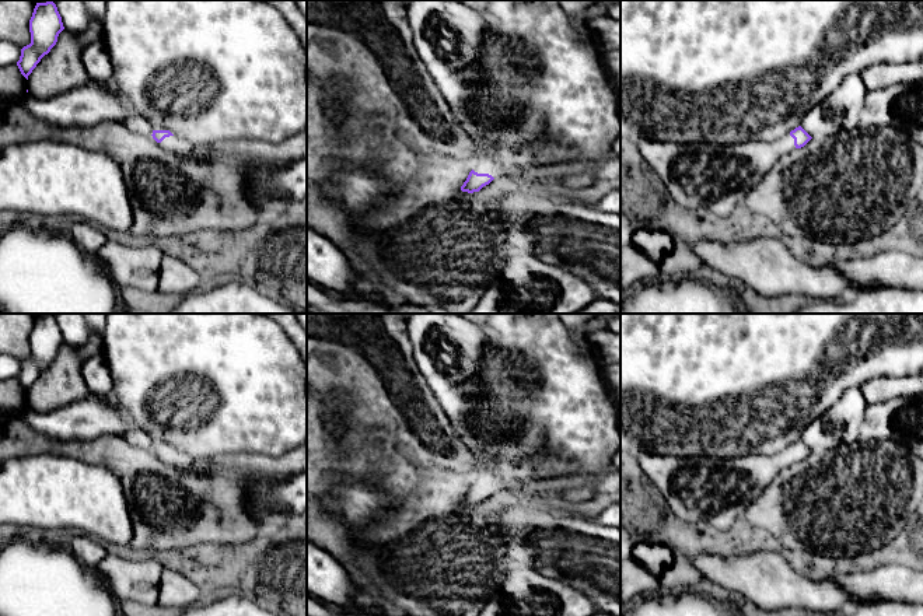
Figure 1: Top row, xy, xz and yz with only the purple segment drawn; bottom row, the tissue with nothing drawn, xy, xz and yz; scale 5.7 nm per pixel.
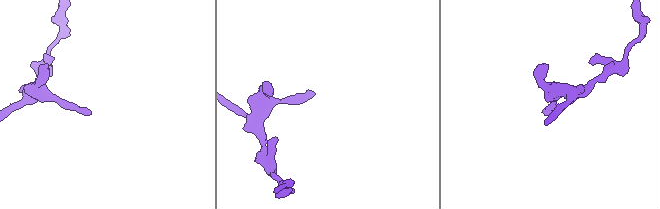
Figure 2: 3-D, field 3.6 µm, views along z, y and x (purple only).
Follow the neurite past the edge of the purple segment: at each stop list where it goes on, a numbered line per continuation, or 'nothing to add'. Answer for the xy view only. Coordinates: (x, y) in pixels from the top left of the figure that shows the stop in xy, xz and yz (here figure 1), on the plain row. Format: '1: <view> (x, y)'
1: xy (177, 458)

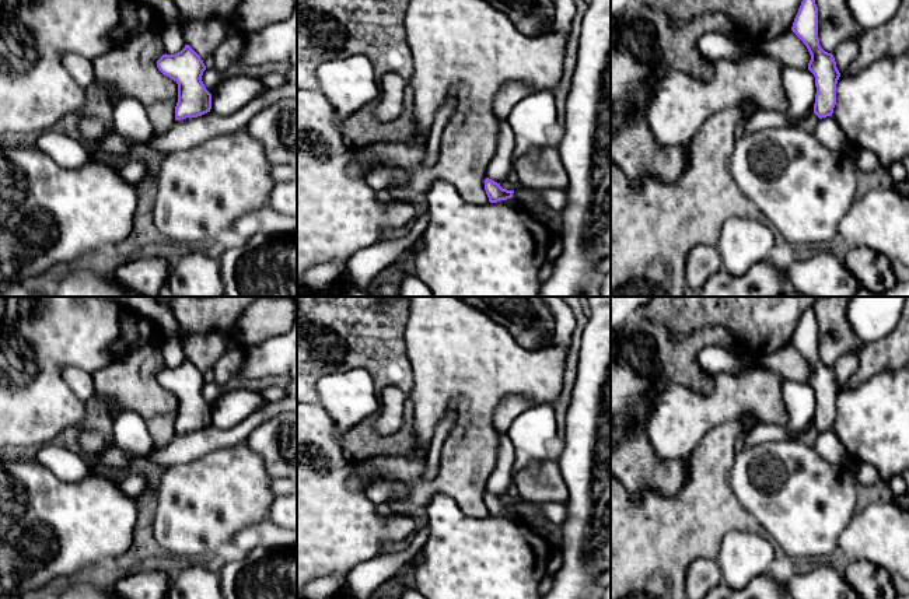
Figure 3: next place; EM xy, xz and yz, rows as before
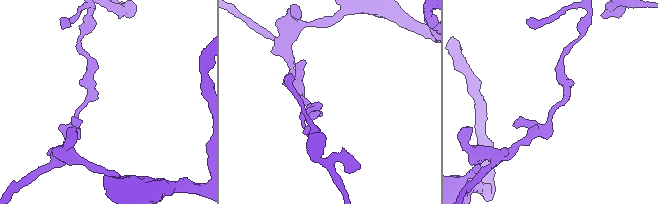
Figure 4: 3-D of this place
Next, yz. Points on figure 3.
nothing to add

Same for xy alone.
nothing to add

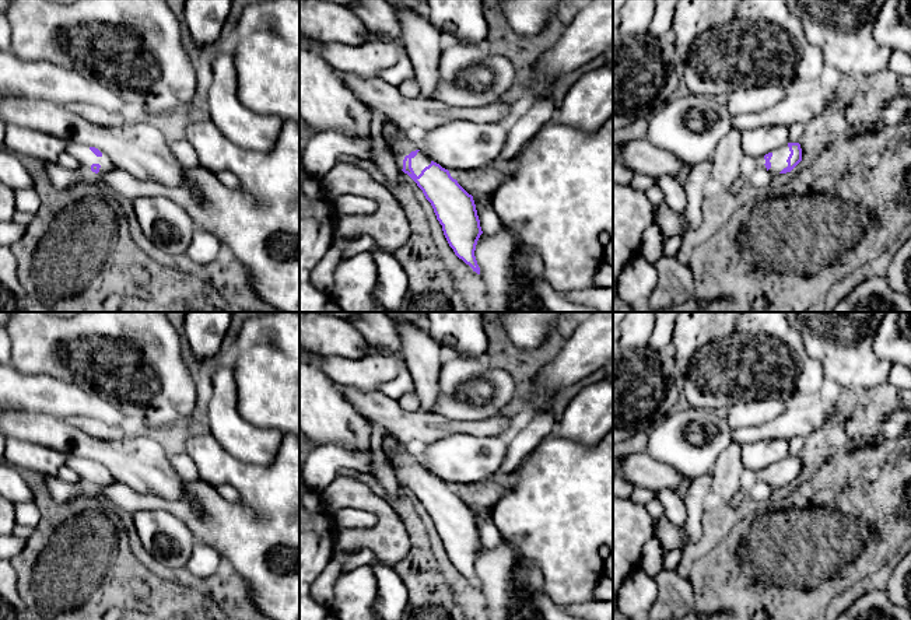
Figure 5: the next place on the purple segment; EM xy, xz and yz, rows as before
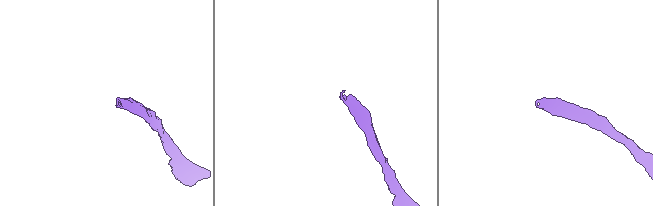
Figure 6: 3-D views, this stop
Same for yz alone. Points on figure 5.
1: yz (778, 475)

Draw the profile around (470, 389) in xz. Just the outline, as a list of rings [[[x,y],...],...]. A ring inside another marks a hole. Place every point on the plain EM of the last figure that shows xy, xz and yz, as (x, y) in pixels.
[[[487,358],[444,360],[439,374],[439,397],[434,413],[458,421],[481,421],[500,416],[501,410],[515,397],[515,381],[511,374],[493,367]]]

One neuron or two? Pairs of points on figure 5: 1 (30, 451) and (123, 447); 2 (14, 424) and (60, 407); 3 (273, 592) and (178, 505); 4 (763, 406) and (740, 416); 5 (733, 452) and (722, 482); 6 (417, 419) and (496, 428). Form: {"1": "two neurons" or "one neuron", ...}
{"1": "two neurons", "2": "two neurons", "3": "one neuron", "4": "one neuron", "5": "one neuron", "6": "one neuron"}

